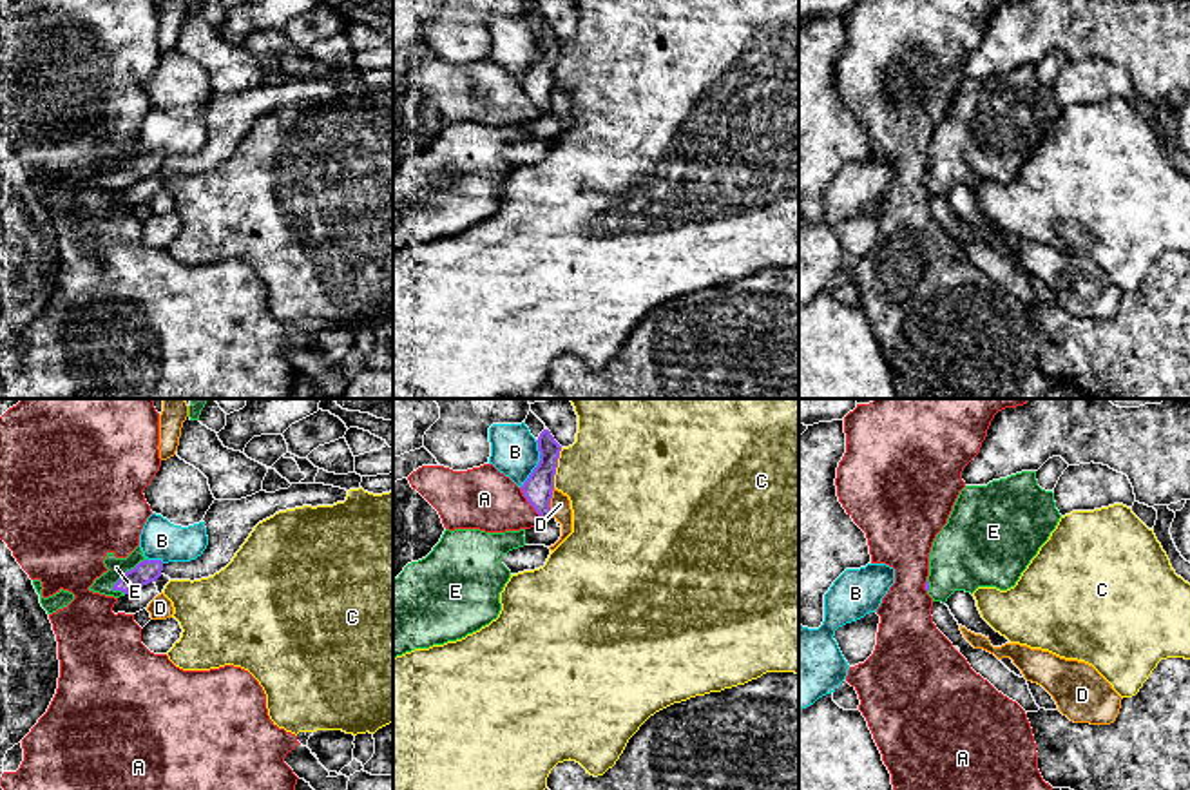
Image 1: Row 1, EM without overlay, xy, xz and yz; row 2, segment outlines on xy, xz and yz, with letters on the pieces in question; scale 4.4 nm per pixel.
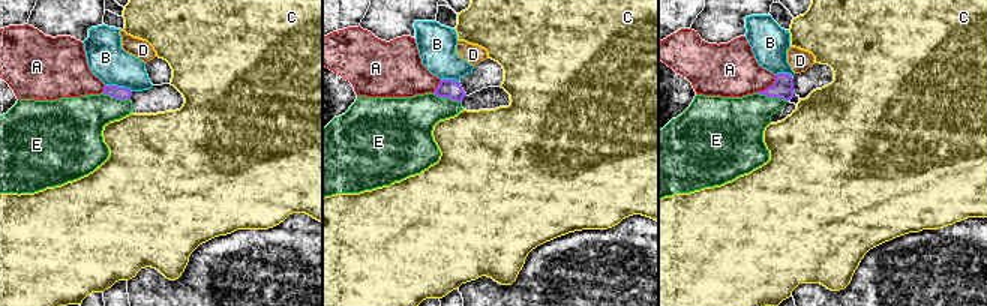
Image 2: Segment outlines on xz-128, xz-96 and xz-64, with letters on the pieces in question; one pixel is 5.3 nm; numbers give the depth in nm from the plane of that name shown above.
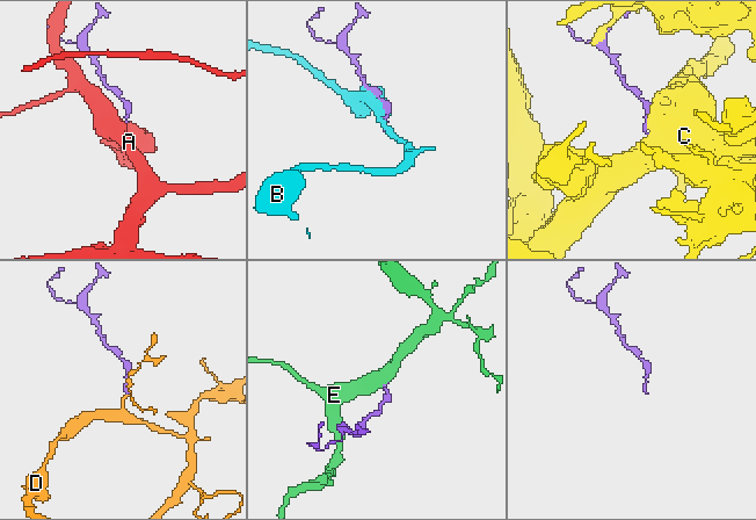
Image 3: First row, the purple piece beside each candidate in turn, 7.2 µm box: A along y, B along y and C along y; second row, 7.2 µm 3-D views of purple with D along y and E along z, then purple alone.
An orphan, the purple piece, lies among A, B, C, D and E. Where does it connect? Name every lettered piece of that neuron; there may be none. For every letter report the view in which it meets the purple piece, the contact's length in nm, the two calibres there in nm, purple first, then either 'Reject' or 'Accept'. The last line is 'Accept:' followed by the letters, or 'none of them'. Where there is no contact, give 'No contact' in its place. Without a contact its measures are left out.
A: Touches purple in xz. Shared border 170 nm. Thickness 130 nm (purple) against 280 nm. Reject
B: Touches purple in xz. Shared border 220 nm. Thickness 130 nm (purple) against 200 nm. Reject
C: Touches purple in xz. Shared border 180 nm. Thickness 130 nm (purple) against 440 nm. Reject
D: Touches purple in xz. Shared border 130 nm. Thickness 130 nm (purple) against 90 nm. Reject
E: Touches purple in xy. Shared border 220 nm. Thickness 100 nm (purple) against 80 nm. Accept
Accept: E

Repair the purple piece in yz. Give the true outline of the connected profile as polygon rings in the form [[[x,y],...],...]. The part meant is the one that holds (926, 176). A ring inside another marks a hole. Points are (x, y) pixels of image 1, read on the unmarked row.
[[[1022,65],[987,80],[965,80],[929,147],[926,185],[945,198],[955,185],[1007,185],[1056,123],[1054,87]]]

